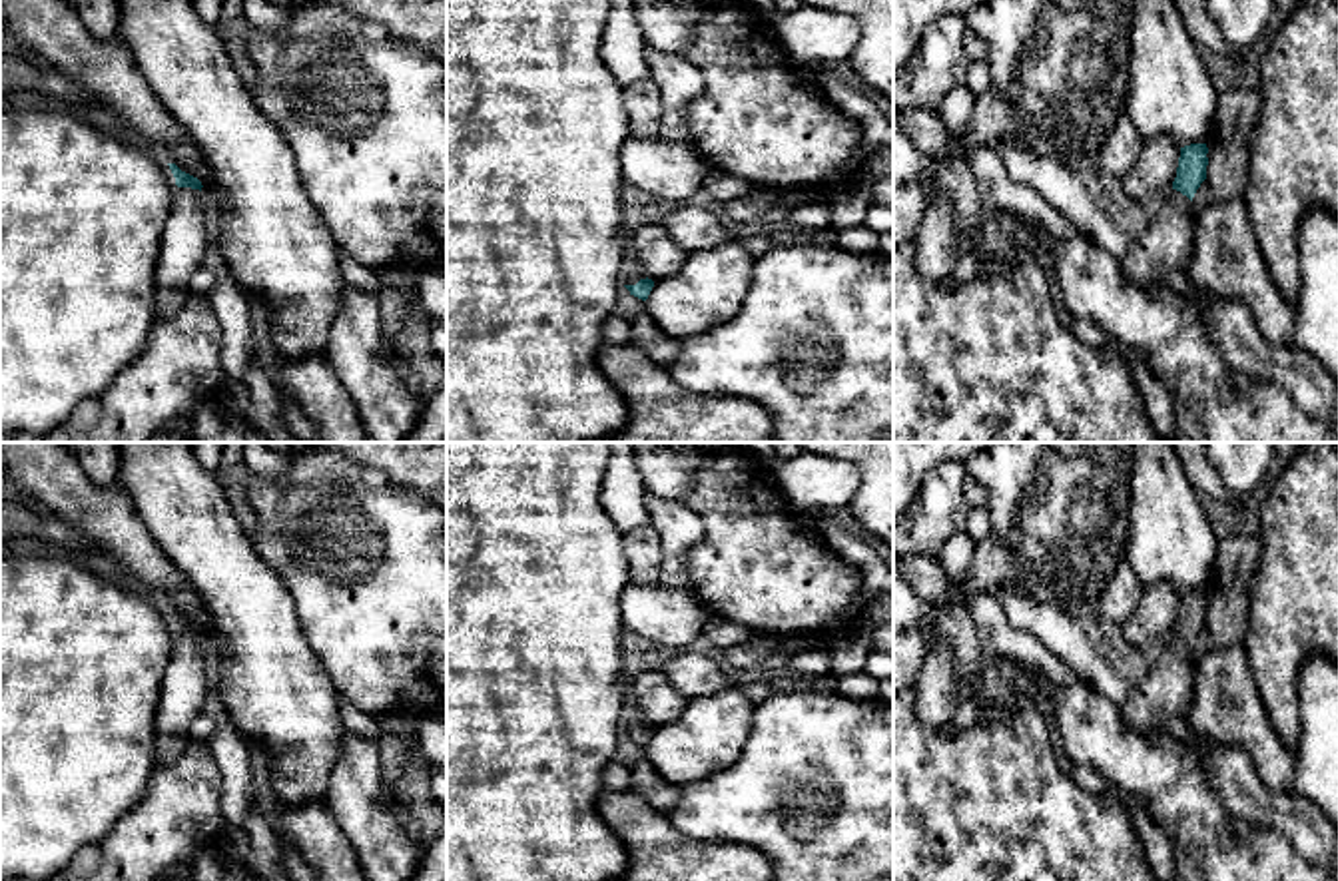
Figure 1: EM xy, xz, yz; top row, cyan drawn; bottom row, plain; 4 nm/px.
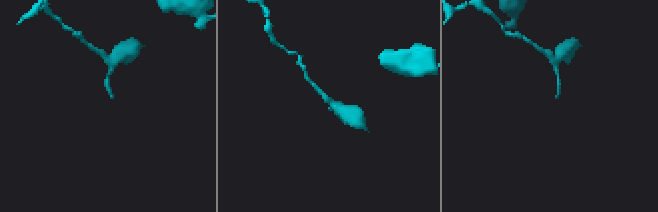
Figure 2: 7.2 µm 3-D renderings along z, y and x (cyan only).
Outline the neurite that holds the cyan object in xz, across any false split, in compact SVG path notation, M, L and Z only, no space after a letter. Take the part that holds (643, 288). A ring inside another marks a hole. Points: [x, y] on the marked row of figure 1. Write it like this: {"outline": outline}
{"outline": "M626 269L624 271L624 279L622 279L624 287L630 291L630 295L646 301L654 281L644 277L638 269Z"}

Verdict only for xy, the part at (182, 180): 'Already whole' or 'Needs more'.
Needs more

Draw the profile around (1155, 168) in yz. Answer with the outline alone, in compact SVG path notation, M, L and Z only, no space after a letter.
M1171 136L1147 140L1141 153L1123 177L1123 187L1139 205L1151 197L1167 197L1176 177L1180 147Z

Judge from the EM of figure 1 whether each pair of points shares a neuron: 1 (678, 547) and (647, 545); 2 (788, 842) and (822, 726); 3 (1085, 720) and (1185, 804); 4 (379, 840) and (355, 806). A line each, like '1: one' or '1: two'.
1: two
2: one
3: one
4: one

